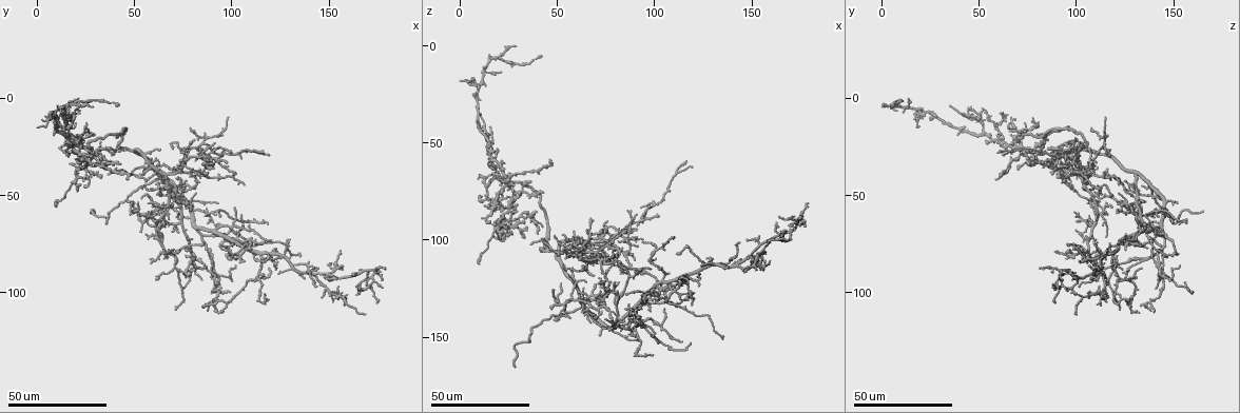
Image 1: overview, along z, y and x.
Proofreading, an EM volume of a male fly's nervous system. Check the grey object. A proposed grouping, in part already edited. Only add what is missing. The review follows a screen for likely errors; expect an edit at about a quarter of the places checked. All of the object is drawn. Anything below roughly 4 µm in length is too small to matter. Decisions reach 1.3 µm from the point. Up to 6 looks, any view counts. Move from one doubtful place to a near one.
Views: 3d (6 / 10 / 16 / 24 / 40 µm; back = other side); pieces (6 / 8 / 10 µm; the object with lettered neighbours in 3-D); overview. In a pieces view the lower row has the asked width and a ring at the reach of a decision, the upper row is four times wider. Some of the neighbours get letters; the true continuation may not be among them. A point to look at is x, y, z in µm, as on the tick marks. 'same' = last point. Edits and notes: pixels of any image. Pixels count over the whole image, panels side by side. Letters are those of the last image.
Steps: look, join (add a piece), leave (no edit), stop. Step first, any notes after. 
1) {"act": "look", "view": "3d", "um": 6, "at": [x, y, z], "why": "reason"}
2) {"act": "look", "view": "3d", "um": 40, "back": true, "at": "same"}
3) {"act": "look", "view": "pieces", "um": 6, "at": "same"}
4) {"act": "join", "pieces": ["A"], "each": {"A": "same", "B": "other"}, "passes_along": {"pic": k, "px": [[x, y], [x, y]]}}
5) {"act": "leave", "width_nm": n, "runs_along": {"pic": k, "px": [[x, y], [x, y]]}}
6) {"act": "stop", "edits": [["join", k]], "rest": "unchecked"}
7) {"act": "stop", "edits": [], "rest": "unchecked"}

{"act": "look", "view": "3d", "um": 24, "at": [144, 87, 111], "why": "tapers out"}

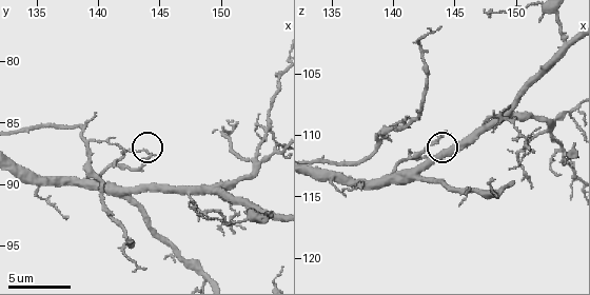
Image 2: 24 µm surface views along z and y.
{"act": "look", "view": "pieces", "um": 6, "at": [144.4, 87.4, 109.8]}

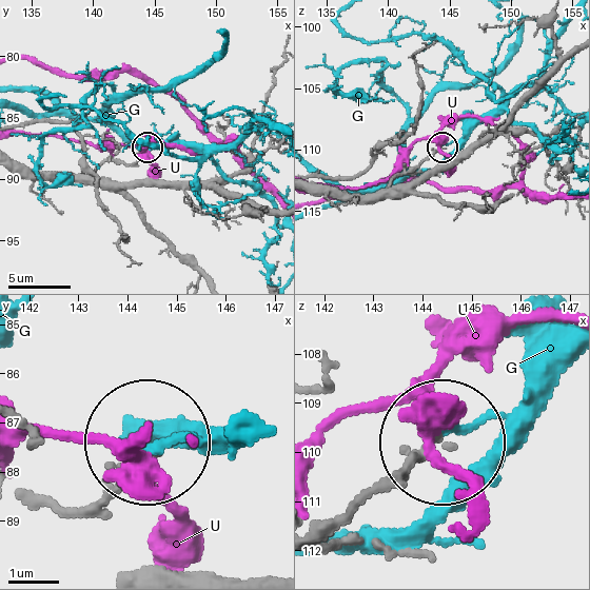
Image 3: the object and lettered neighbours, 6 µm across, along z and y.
{"act": "leave", "each": {"G": "other", "U": "other"}, "runs_along": {"pic": 3, "px": [[315, 539], [437, 444]]}, "found": "none of them fits"}

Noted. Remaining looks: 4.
{"act": "look", "view": "3d", "um": 40, "at": [76, 28, 90], "why": "an open end"}

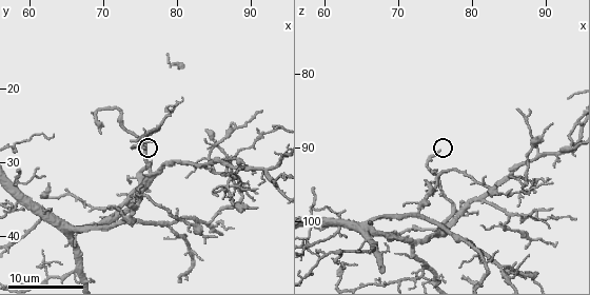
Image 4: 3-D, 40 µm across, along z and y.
{"act": "look", "view": "pieces", "um": 6, "at": [75.5, 28.0, 90.5]}

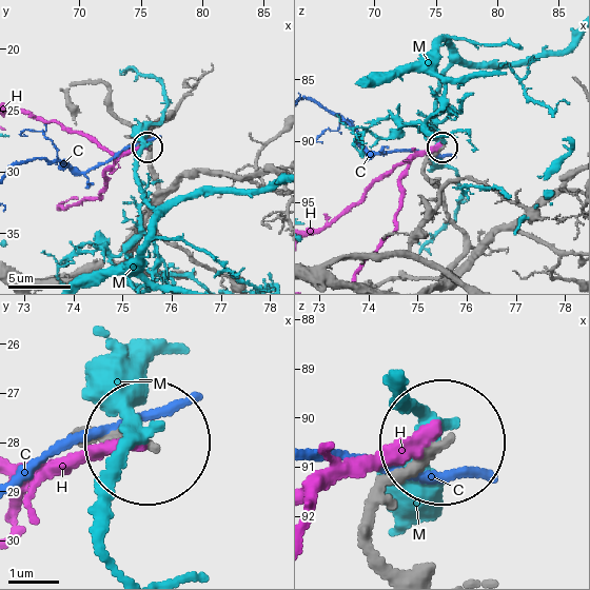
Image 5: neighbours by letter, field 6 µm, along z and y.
{"act": "leave", "each": {"C": "other", "H": "other", "M": "other"}, "runs_along": {"pic": 5, "px": [[385, 562], [372, 524], [438, 452]]}, "found": "none of them fits"}

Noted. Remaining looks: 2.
{"act": "look", "view": "3d", "um": 40, "at": [28, 58, 165], "why": "long arm stops here"}

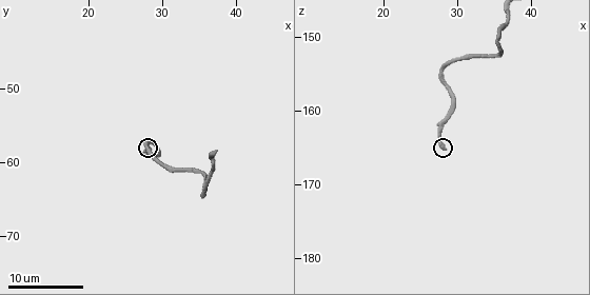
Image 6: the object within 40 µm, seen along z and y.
{"act": "look", "view": "pieces", "um": 6, "at": "same"}

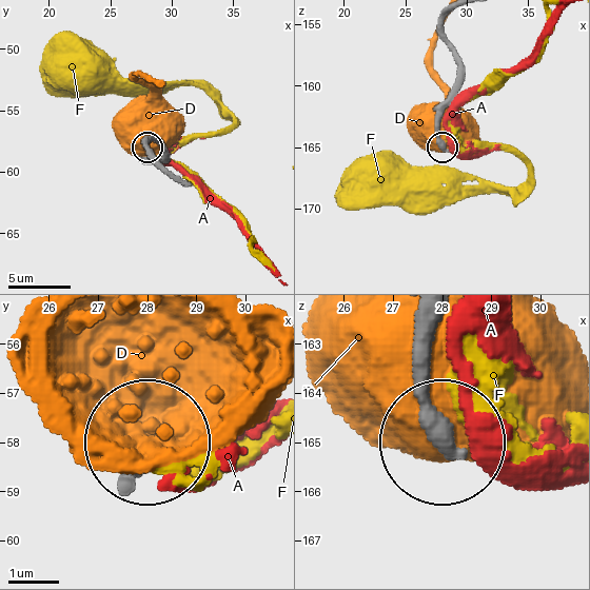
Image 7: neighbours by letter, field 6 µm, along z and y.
{"act": "leave", "each": {"A": "other", "D": "other", "F": "other"}, "runs_along": {"pic": 7, "px": [[437, 322], [425, 410], [446, 444]]}, "found": "none of them fits"}

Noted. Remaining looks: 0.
{"act": "stop", "edits": [], "rest": "unchecked"}

